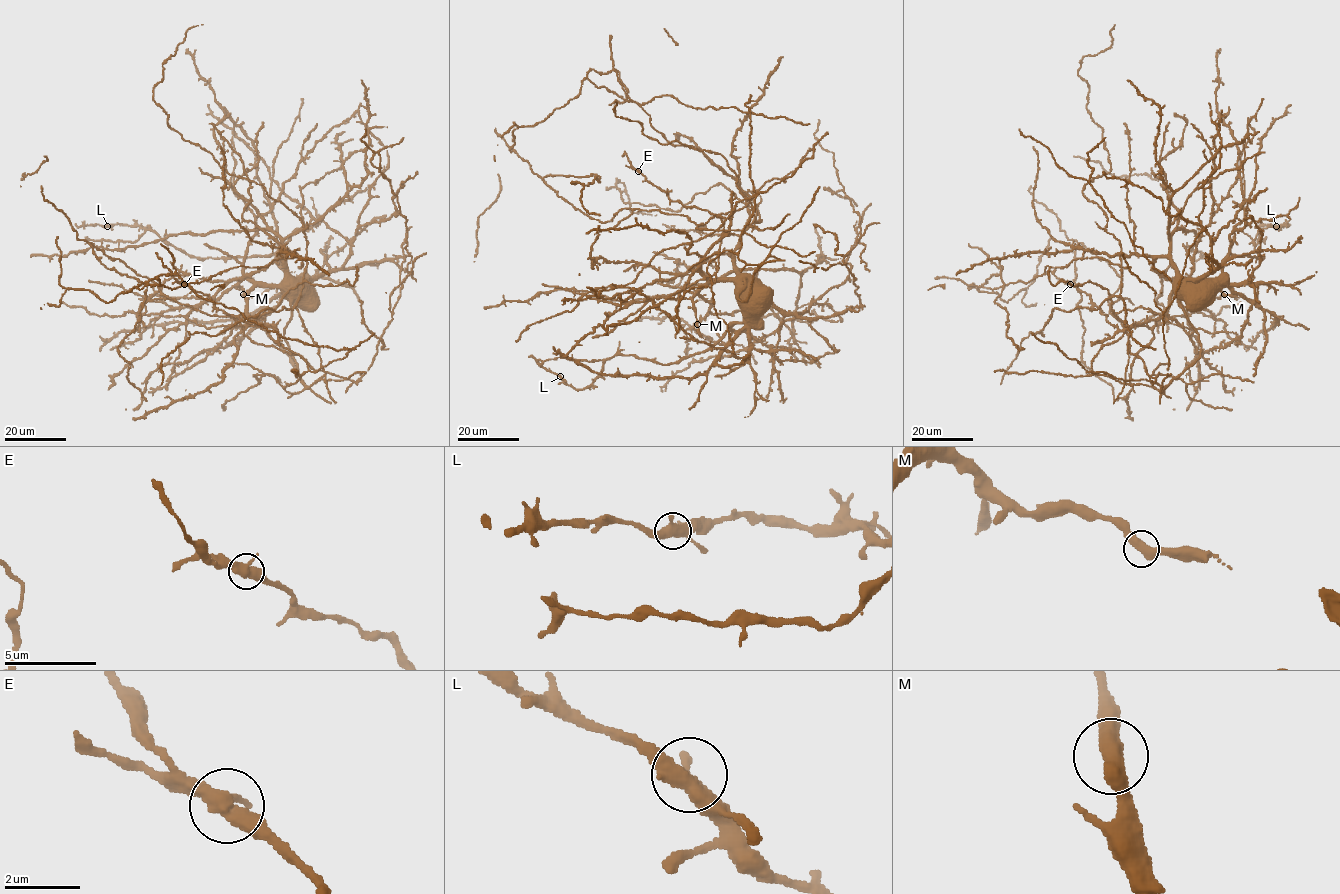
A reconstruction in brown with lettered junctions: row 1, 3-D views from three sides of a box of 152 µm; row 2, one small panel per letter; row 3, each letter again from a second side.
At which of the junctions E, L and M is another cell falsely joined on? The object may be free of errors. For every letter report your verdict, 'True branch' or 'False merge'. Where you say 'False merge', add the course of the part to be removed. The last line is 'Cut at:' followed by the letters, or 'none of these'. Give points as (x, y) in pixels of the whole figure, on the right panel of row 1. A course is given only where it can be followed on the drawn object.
E: True branch
L: True branch
M: True branch
Cut at: none of these

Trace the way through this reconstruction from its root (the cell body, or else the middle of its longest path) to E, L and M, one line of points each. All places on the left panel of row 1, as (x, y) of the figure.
E: (289, 284), (256, 285), (247, 294), (247, 315), (276, 330), (243, 321), (218, 310), (207, 295), (184, 284)
L: (289, 284), (291, 277), (275, 255), (199, 258), (168, 245), (149, 227), (119, 224), (107, 226)
M: (289, 284), (254, 285), (243, 279), (239, 284), (243, 294)

